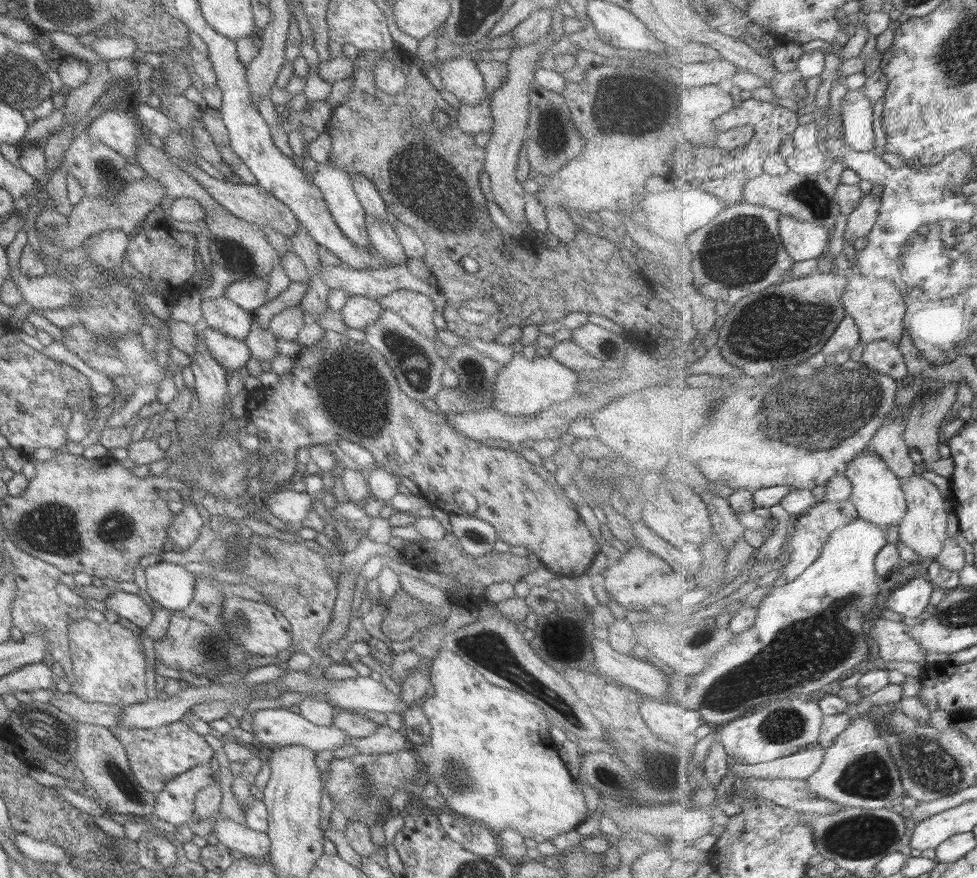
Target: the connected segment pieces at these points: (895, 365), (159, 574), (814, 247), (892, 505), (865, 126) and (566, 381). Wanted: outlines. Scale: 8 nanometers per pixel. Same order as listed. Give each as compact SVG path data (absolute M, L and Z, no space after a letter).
M874 341L865 346L860 362L897 381L905 382L909 374L899 343Z
M159 561L144 570L145 588L155 607L168 611L184 610L192 600L194 578L184 566Z
M781 215L778 227L784 247L797 262L821 261L833 233L822 224L803 222L791 215Z
M865 450L855 461L849 463L849 469L845 476L853 485L853 494L850 501L859 510L860 518L864 518L876 524L883 530L889 530L891 526L899 527L903 518L908 513L908 502L905 491L902 489L902 479L895 475L894 471L875 451Z
M849 90L840 104L840 116L844 126L844 138L856 151L873 152L873 104L870 98L859 90Z
M513 352L511 361L501 366L495 376L493 391L489 393L493 400L490 408L511 416L534 416L551 405L563 403L580 394L576 392L577 381L577 373L563 367L549 356L527 359L521 352Z

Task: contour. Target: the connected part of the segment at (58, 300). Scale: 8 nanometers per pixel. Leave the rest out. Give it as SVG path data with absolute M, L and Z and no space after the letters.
M20 228L14 241L6 248L9 262L9 279L14 282L23 302L32 310L67 308L74 302L72 286L55 275L42 274L35 278L23 278L18 271L20 250L26 245L25 231Z

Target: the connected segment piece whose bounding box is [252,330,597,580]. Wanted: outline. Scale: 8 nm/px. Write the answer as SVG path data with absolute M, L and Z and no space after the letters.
M323 331L321 339L314 346L303 348L303 353L293 358L293 367L288 374L279 376L280 382L275 389L261 391L267 410L265 414L254 414L252 421L255 422L256 436L259 438L255 456L261 470L256 476L261 479L262 497L279 491L293 476L297 448L348 440L367 450L376 467L388 471L397 479L409 479L420 490L419 495L424 497L428 505L447 514L467 514L453 501L453 492L465 490L475 498L477 504L470 516L490 524L501 542L509 546L521 546L535 554L538 562L556 576L572 580L584 573L592 573L597 562L595 539L577 515L575 505L563 495L562 487L555 482L552 474L541 465L530 464L519 453L505 446L496 449L484 442L461 436L448 425L445 414L425 409L421 402L409 399L399 390L392 369L381 354L365 342L348 339L343 333Z

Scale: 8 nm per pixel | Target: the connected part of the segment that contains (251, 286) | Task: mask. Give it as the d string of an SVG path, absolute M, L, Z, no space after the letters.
M265 278L232 281L224 288L222 297L235 303L243 311L252 313L263 304L266 288Z

